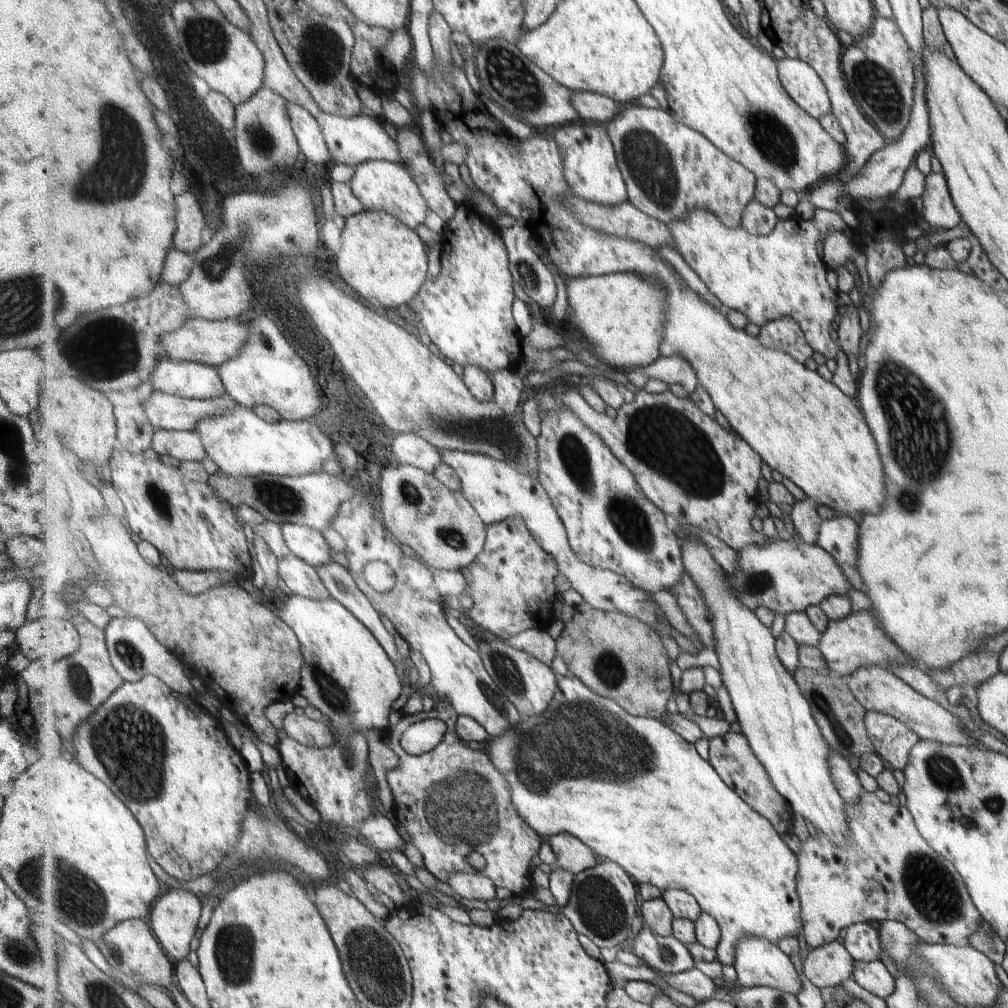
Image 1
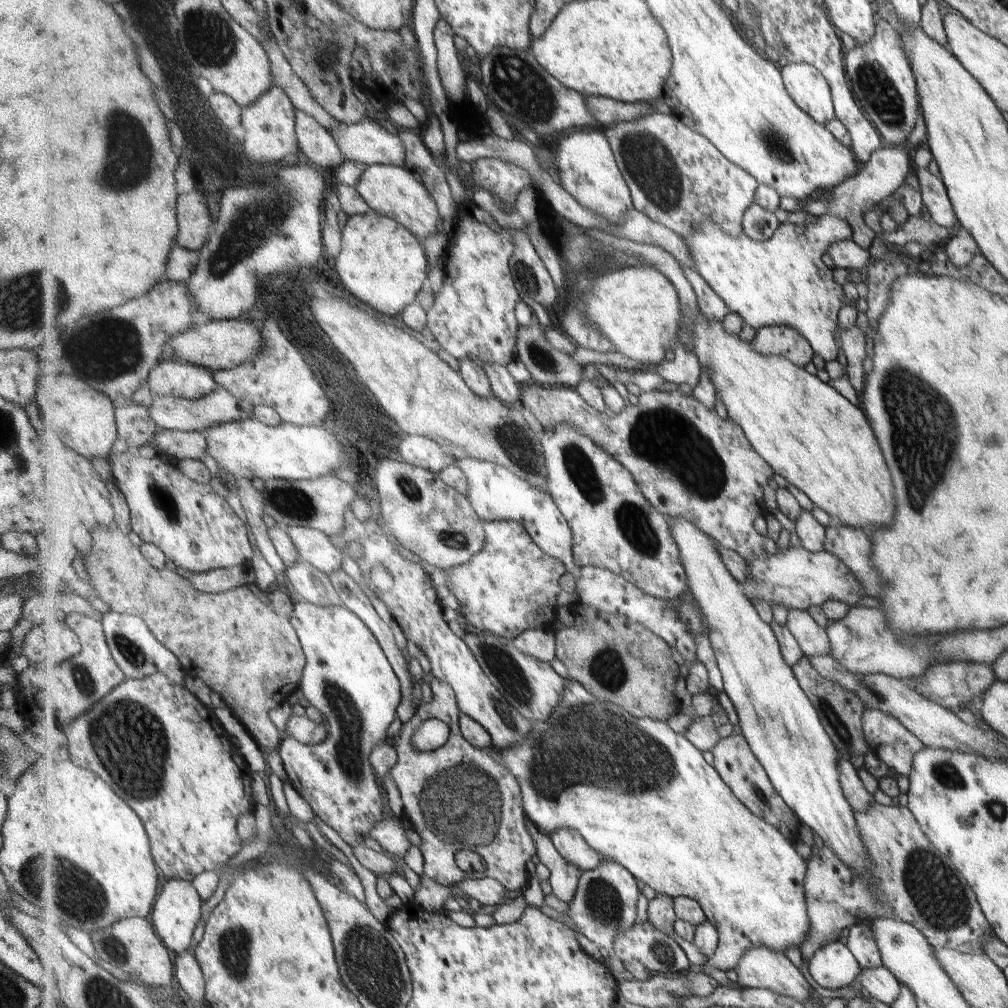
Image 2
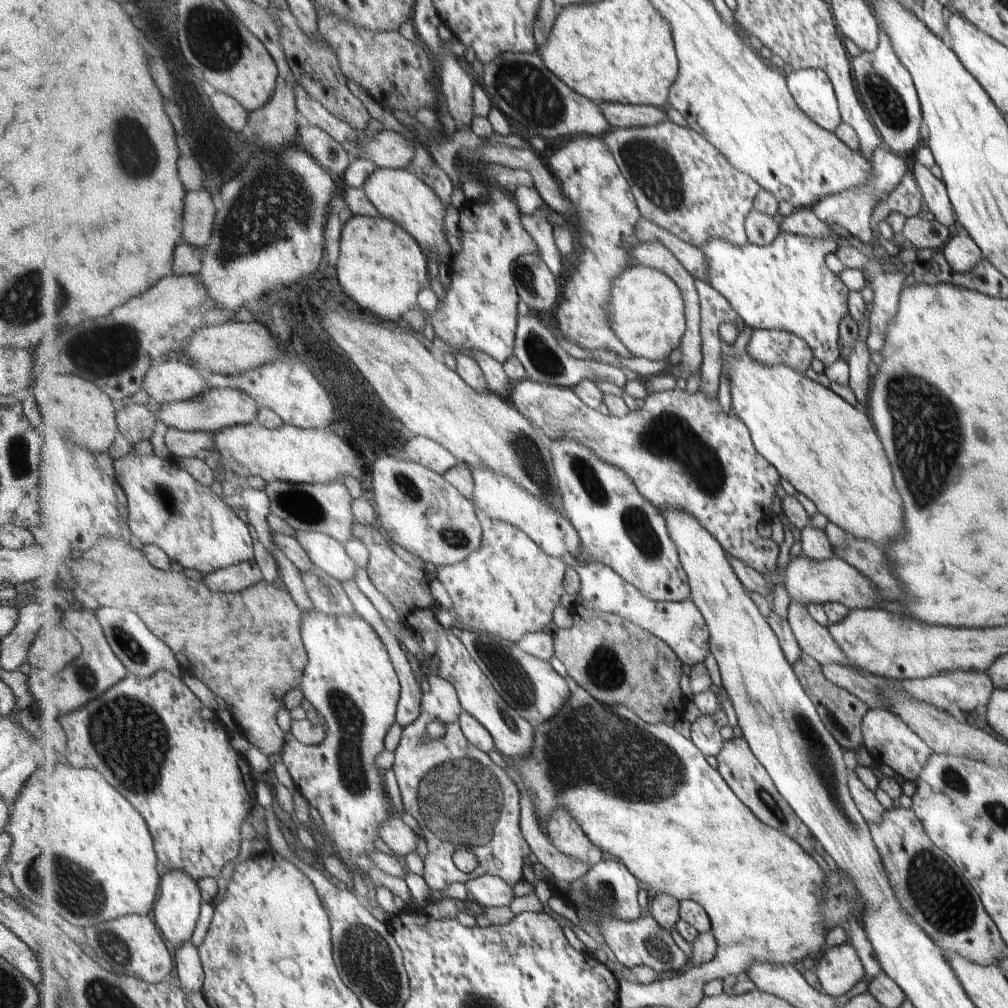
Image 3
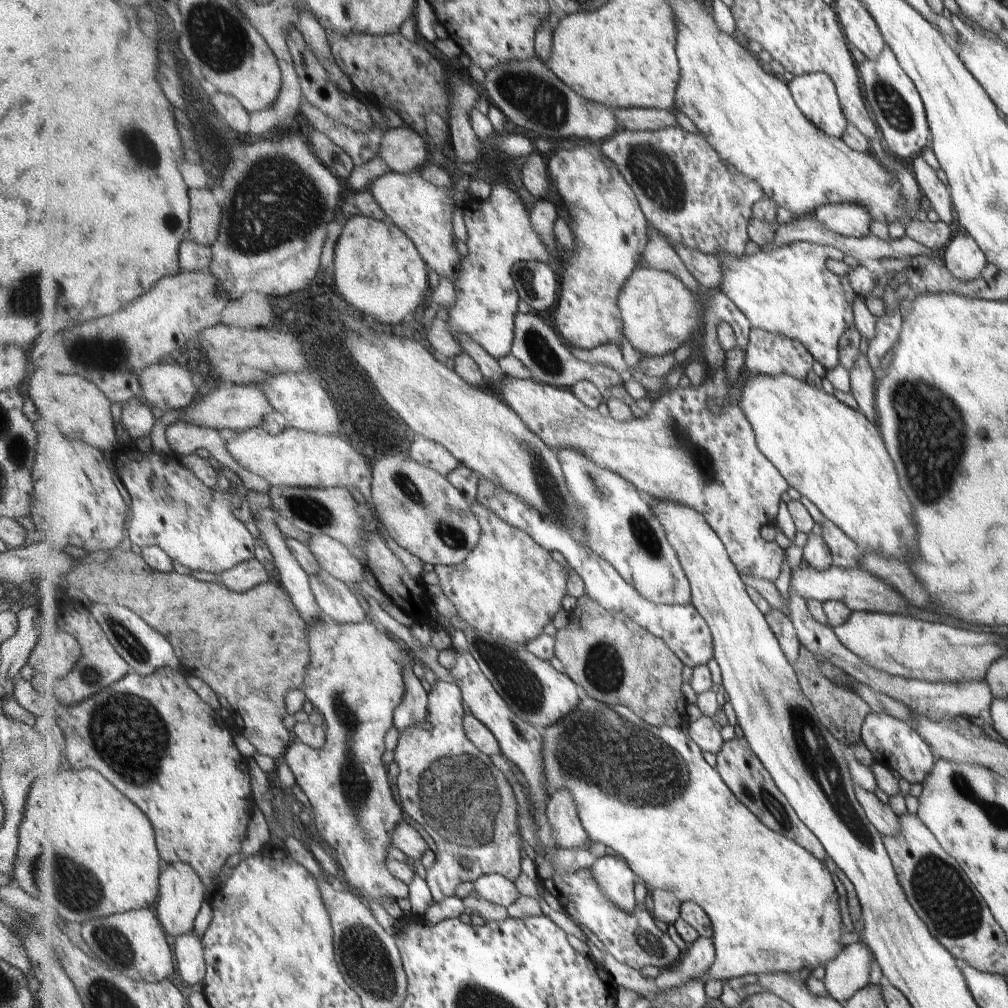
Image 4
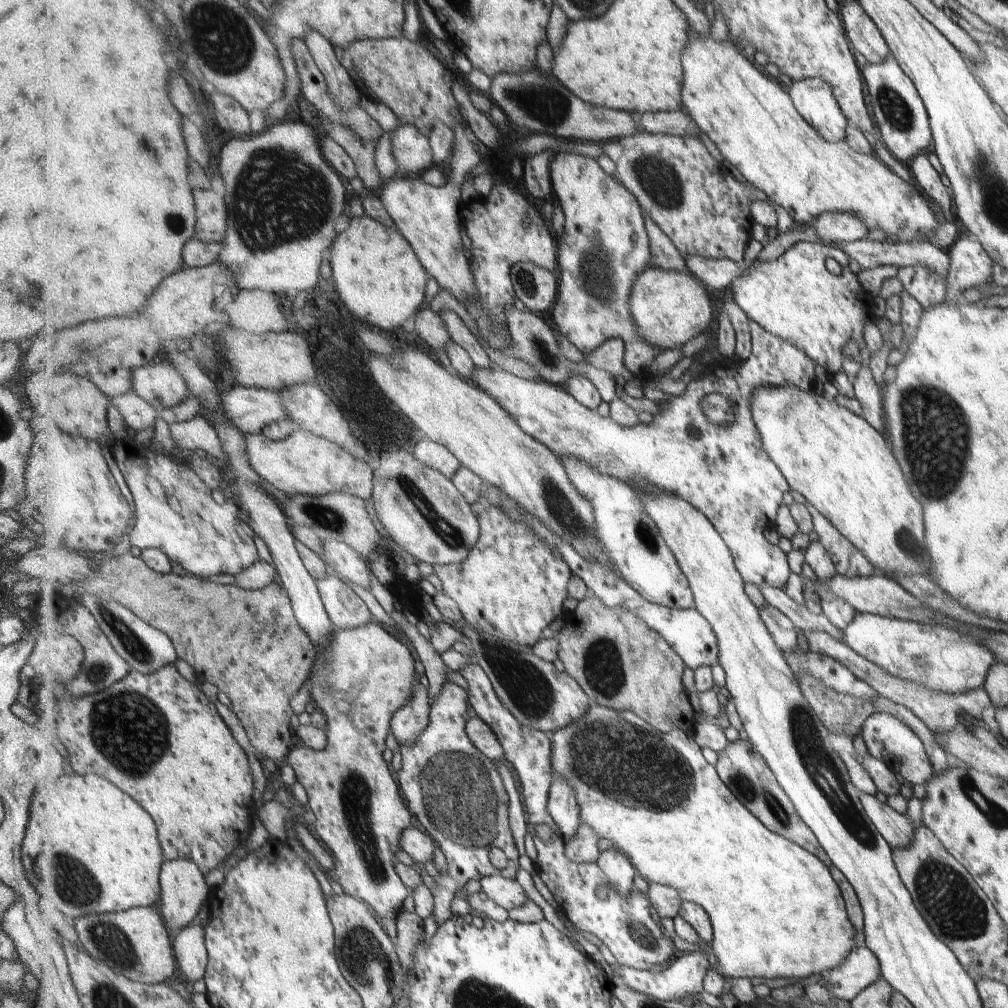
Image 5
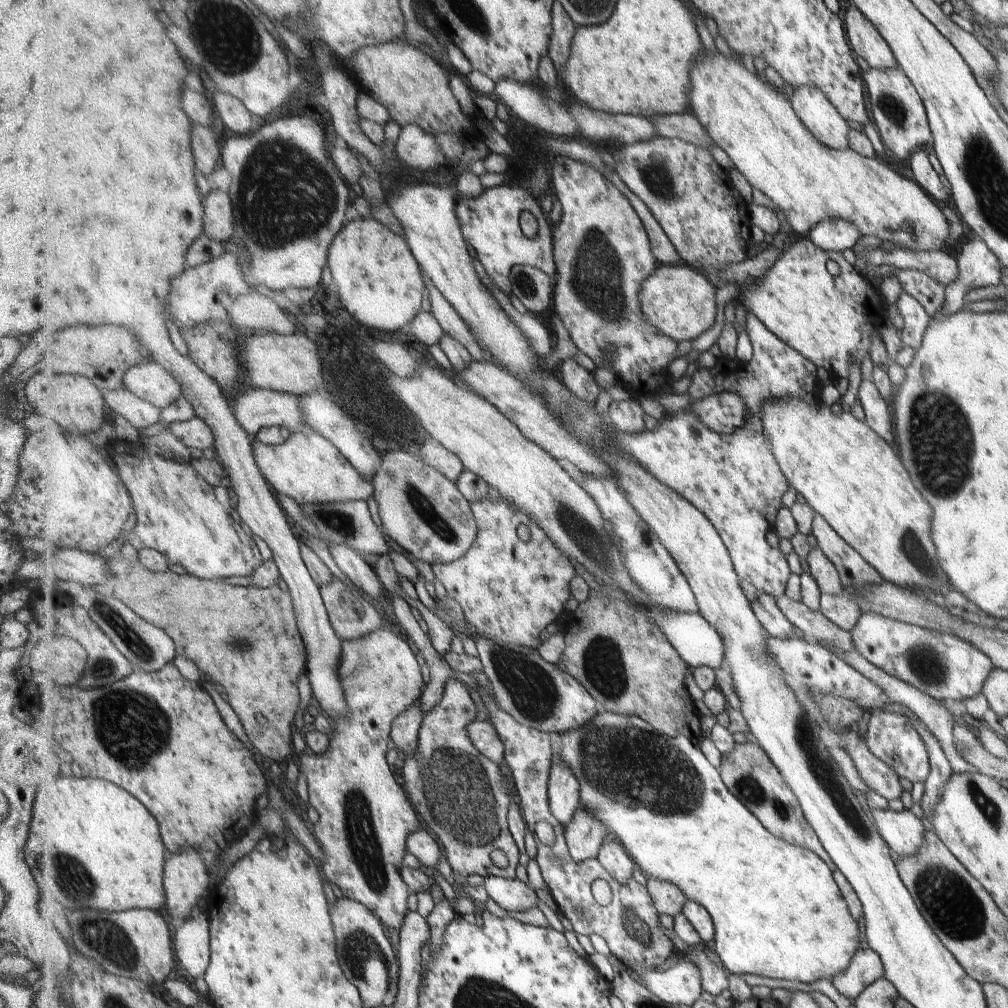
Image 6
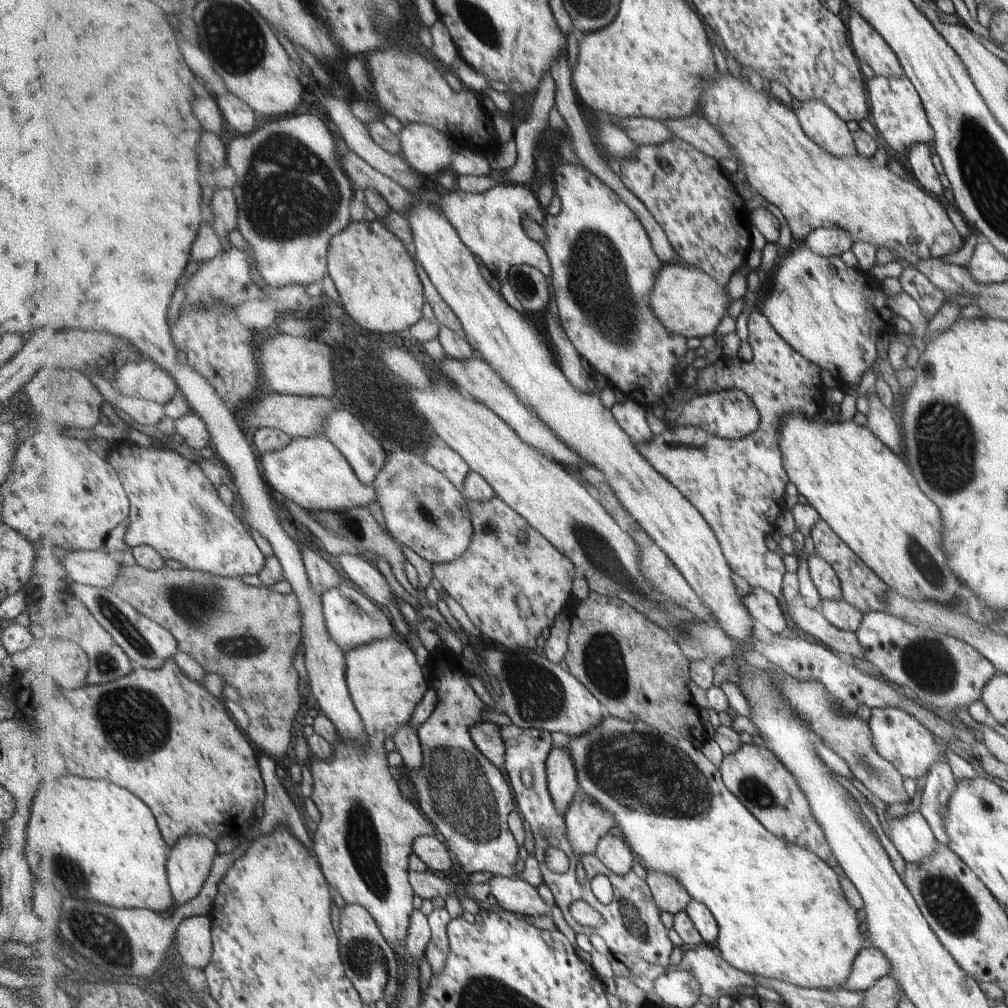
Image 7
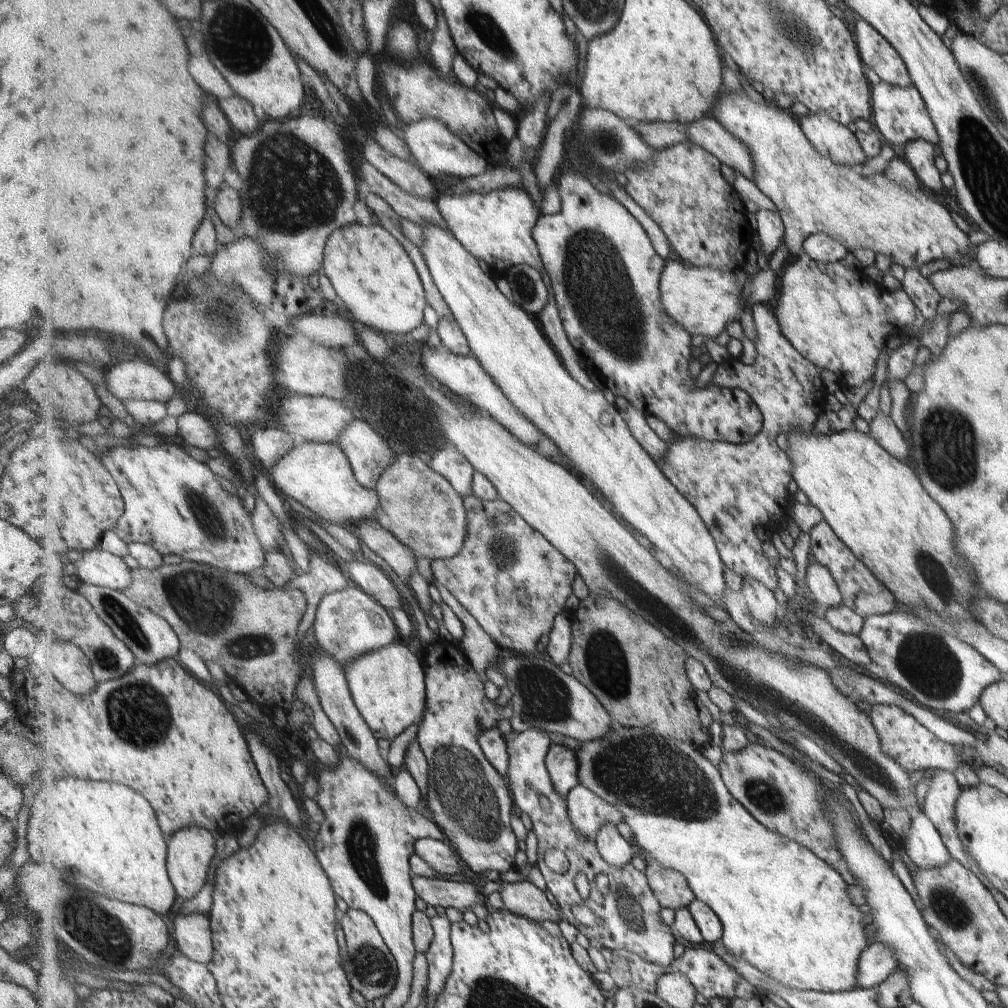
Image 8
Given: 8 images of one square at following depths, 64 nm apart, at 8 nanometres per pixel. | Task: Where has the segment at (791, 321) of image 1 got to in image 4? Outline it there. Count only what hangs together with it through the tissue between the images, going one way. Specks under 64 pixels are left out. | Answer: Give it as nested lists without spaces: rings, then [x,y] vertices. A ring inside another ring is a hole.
[[[752,328],[750,331],[750,342],[748,345],[748,350],[745,353],[745,368],[742,369],[743,372],[741,372],[741,376],[739,376],[736,383],[732,383],[728,386],[730,394],[729,399],[727,399],[727,384],[725,384],[725,370],[723,366],[723,368],[718,369],[717,373],[711,370],[712,378],[705,379],[703,384],[699,385],[698,387],[694,388],[689,386],[687,388],[681,388],[678,386],[673,391],[666,390],[660,394],[655,395],[654,397],[651,397],[652,407],[650,411],[648,411],[642,418],[633,418],[629,421],[616,420],[612,415],[603,416],[599,410],[588,408],[581,400],[579,400],[577,396],[575,396],[571,388],[557,387],[547,383],[539,382],[533,378],[526,380],[511,376],[503,376],[503,380],[501,380],[501,382],[497,382],[497,384],[495,384],[493,387],[490,387],[490,385],[487,387],[497,392],[498,395],[502,397],[504,401],[506,401],[509,408],[512,408],[515,412],[518,412],[519,416],[523,417],[523,422],[525,422],[525,424],[531,428],[531,432],[535,432],[535,434],[537,434],[537,436],[539,436],[539,438],[541,438],[545,444],[548,444],[549,448],[552,448],[553,451],[558,452],[559,449],[563,449],[564,447],[582,451],[595,463],[598,463],[600,466],[622,475],[627,481],[630,481],[647,499],[682,503],[683,505],[694,509],[696,512],[701,513],[702,516],[706,518],[706,522],[711,526],[711,528],[715,530],[715,533],[717,533],[718,536],[722,538],[722,542],[726,545],[726,550],[730,554],[731,561],[734,562],[735,567],[739,571],[747,571],[751,575],[773,581],[777,580],[777,578],[779,578],[779,574],[781,574],[781,564],[783,564],[783,554],[785,555],[785,552],[781,546],[777,546],[777,542],[767,542],[767,540],[761,536],[761,526],[773,524],[777,520],[777,516],[780,514],[780,508],[782,505],[781,496],[783,496],[783,492],[787,493],[787,490],[789,490],[789,487],[791,486],[787,483],[787,480],[785,477],[783,477],[783,474],[775,467],[775,464],[772,464],[765,457],[765,454],[762,452],[762,450],[758,448],[758,442],[756,435],[754,434],[754,429],[752,428],[750,421],[747,419],[745,412],[739,407],[738,401],[742,395],[742,386],[748,379],[749,375],[752,375],[753,373],[759,373],[760,375],[763,373],[767,375],[782,375],[783,373],[788,373],[792,376],[795,376],[797,379],[806,381],[807,374],[809,374],[811,370],[813,371],[813,362],[815,362],[815,359],[802,341],[796,339],[793,340],[787,336],[771,333],[770,331],[757,328]],[[711,399],[718,400],[718,404],[721,408],[718,413],[716,413],[711,408]]]

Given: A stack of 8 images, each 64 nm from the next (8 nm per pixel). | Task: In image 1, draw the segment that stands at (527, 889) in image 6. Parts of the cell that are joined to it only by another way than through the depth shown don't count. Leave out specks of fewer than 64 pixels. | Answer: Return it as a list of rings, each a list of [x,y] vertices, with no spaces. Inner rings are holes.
[[[475,870],[453,871],[445,883],[465,899],[483,901],[487,904],[497,896],[497,886],[488,877]]]

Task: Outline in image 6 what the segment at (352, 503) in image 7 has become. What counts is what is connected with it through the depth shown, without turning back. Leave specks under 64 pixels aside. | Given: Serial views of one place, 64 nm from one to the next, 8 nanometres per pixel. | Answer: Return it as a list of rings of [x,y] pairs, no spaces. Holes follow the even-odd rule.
[[[306,429],[293,432],[281,445],[264,444],[253,437],[256,464],[275,493],[281,493],[299,503],[363,500],[374,497],[374,485],[321,434]]]

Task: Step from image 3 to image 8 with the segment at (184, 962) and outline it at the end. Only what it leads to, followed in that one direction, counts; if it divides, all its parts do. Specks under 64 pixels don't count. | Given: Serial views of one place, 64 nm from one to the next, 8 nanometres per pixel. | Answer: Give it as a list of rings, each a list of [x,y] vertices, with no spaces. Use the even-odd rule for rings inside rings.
[[[209,912],[178,914],[173,933],[180,952],[191,960],[209,965],[214,959],[214,932]]]

